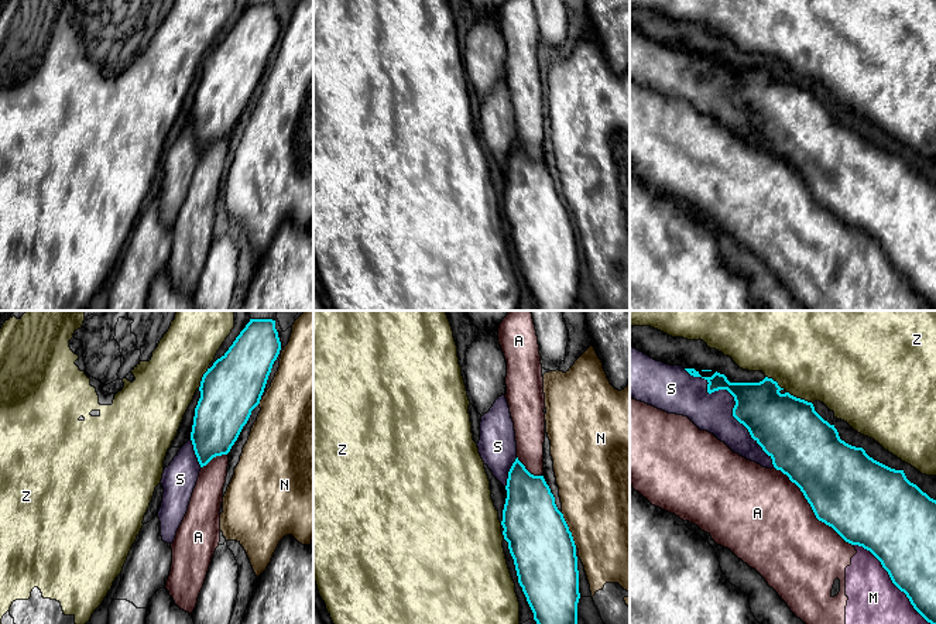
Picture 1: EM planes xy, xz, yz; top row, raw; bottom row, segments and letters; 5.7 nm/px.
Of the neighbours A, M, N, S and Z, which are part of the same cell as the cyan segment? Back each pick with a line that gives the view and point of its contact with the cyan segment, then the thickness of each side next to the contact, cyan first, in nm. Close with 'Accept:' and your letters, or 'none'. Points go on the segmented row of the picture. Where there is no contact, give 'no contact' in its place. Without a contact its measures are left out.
Accept: none

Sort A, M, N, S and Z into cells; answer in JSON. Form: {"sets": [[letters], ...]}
{"sets": [["A", "M"], ["N"], ["S"], ["Z"]]}

